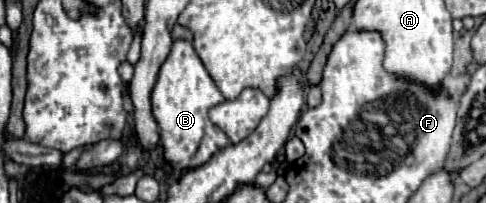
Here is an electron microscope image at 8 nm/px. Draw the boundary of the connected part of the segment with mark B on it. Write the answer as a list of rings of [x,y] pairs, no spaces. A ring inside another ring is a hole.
[[[174,39],[170,55],[162,63],[158,71],[156,85],[150,95],[152,101],[152,115],[160,127],[160,143],[164,147],[164,157],[174,169],[192,169],[204,165],[214,151],[218,151],[222,143],[220,129],[210,123],[208,109],[222,103],[224,97],[214,85],[212,77],[204,69],[200,57],[196,55],[192,41],[186,39]],[[206,139],[210,139],[210,151],[198,149],[200,145],[206,145]]]

